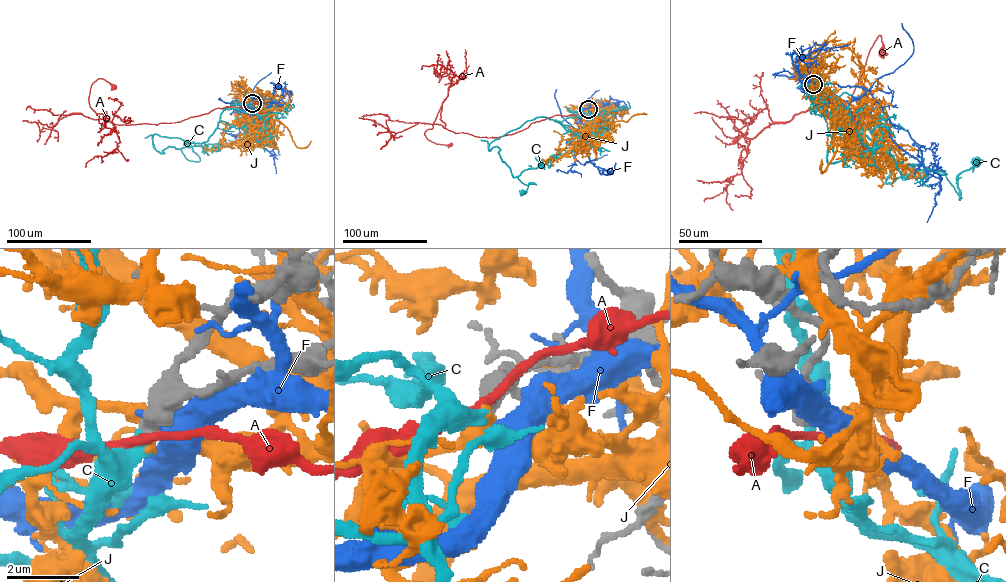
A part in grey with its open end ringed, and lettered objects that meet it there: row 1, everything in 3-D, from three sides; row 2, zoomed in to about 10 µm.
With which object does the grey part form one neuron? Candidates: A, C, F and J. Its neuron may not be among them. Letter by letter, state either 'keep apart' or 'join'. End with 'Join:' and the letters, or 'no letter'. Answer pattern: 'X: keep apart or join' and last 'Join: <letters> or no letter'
A: keep apart
C: join
F: keep apart
J: keep apart
Join: C

